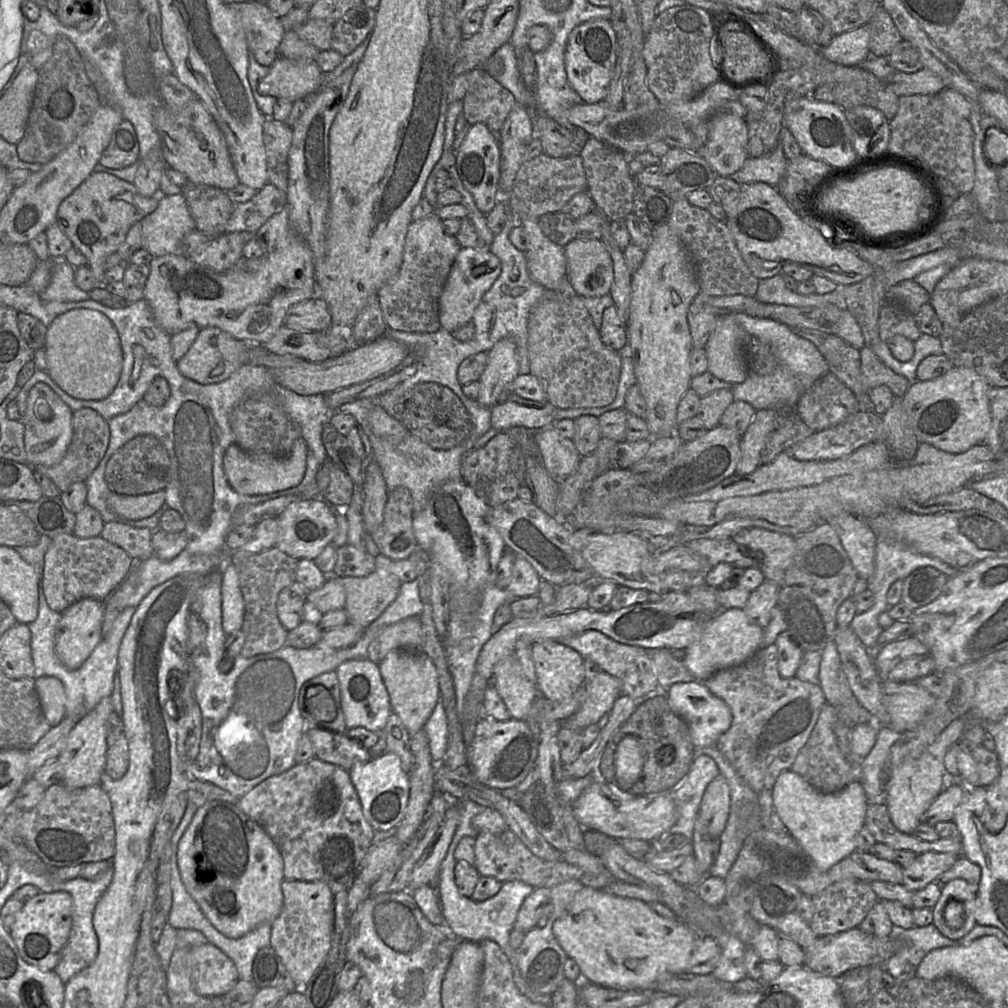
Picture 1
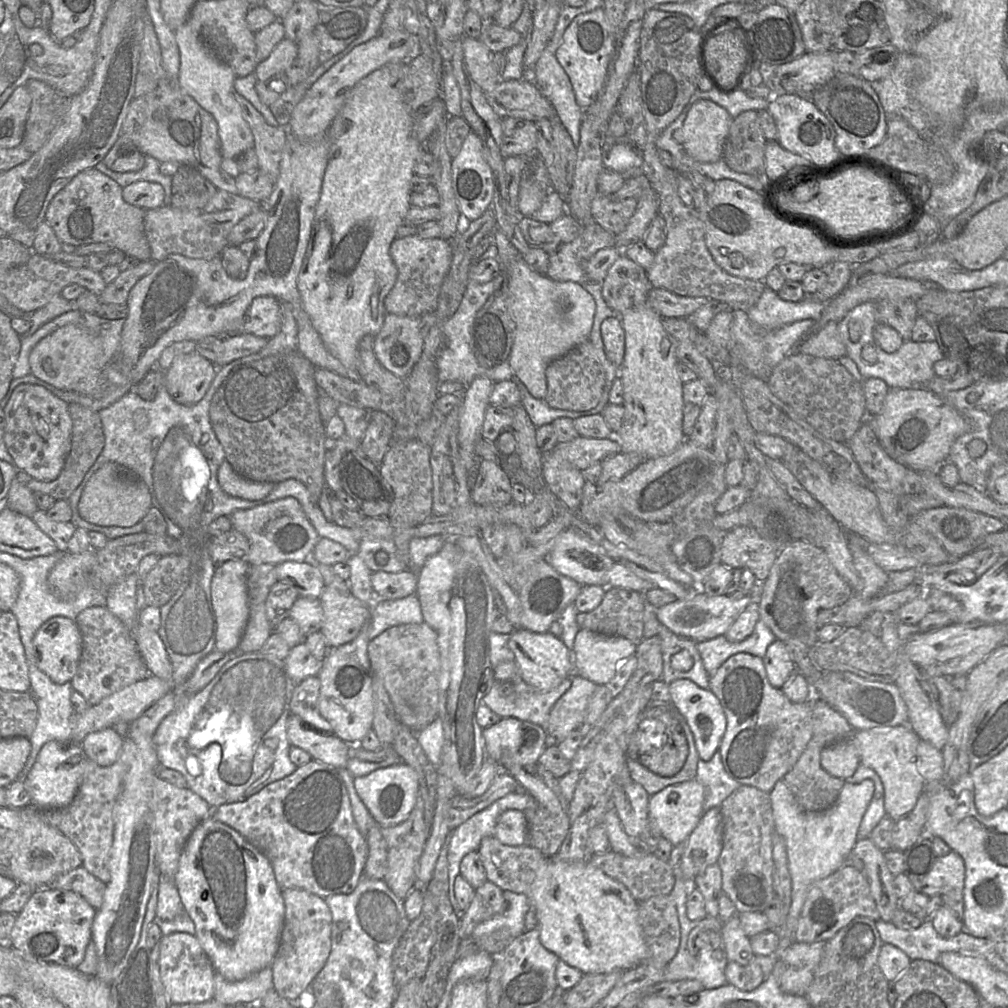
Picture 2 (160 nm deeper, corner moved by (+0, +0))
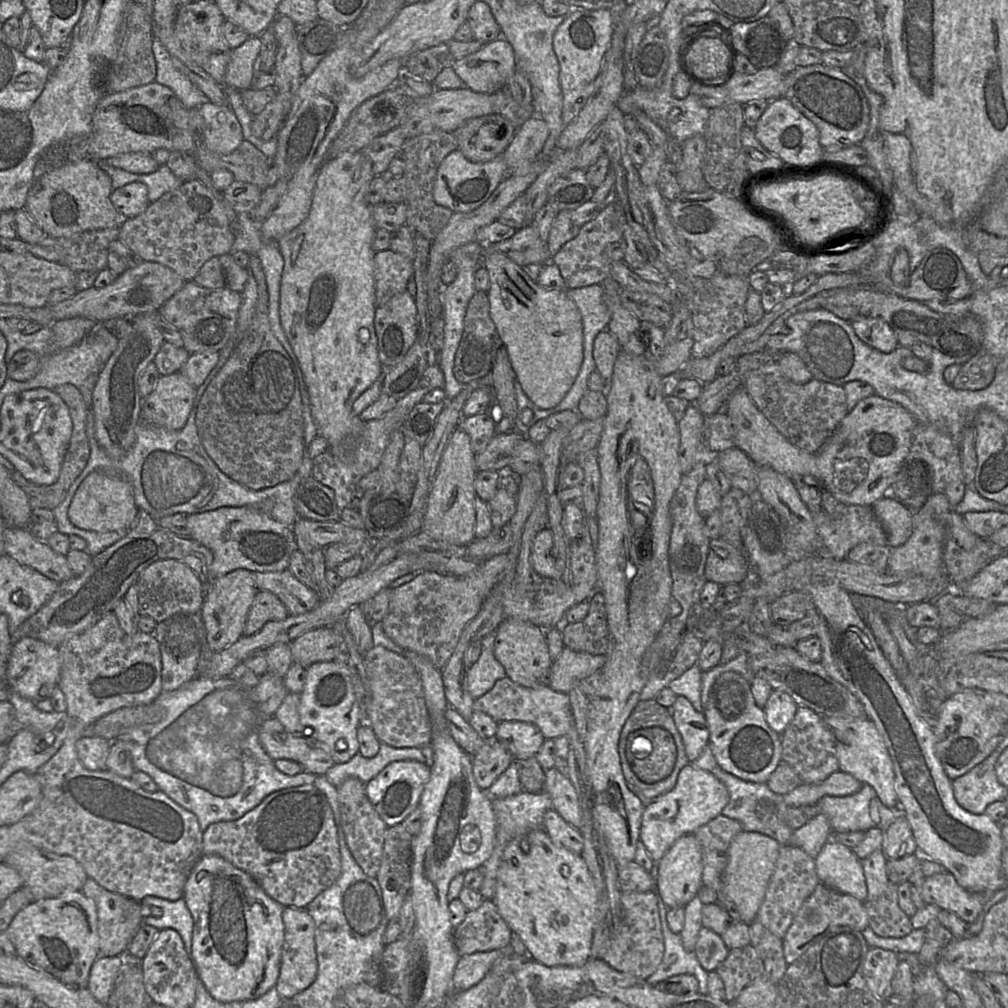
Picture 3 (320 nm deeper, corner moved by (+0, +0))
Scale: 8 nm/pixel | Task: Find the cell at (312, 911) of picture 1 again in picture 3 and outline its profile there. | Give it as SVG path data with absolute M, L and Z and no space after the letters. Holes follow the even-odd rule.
M292 907L284 908L283 922L285 926L285 937L276 989L283 1000L290 1000L298 993L307 989L317 976L318 965L315 948L315 924L306 909Z

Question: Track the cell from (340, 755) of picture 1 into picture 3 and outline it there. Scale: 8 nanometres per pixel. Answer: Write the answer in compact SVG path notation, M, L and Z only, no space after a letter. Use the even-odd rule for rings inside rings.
M275 717L267 718L262 723L258 738L268 756L274 761L287 759L301 762L312 749L304 738L287 732Z

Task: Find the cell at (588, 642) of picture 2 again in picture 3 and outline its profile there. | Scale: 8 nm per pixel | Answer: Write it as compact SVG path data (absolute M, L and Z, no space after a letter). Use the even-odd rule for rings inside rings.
M564 646L561 654L550 667L548 685L554 691L568 693L569 690L579 685L582 679L601 670L605 660L604 654L592 655L576 652Z

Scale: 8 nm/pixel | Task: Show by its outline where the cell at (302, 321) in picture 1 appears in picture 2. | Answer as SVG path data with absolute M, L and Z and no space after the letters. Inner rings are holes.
M270 296L256 297L246 312L242 330L239 333L271 338L281 327L282 305Z

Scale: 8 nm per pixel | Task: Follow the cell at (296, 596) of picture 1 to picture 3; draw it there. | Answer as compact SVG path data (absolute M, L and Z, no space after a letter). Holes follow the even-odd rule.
M258 591L248 612L243 636L258 633L268 622L281 621L289 613L280 599L269 591Z

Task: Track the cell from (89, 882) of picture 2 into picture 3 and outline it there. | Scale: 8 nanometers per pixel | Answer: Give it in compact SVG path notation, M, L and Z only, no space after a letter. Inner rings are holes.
M88 877L81 890L97 907L100 953L118 956L127 948L136 934L130 929L128 909L131 899L110 892Z

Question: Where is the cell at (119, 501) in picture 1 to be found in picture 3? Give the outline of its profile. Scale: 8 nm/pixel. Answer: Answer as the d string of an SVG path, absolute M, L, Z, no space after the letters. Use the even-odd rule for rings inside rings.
M94 471L77 489L68 509L70 522L83 530L95 532L125 531L135 519L138 507L127 477L118 473Z

